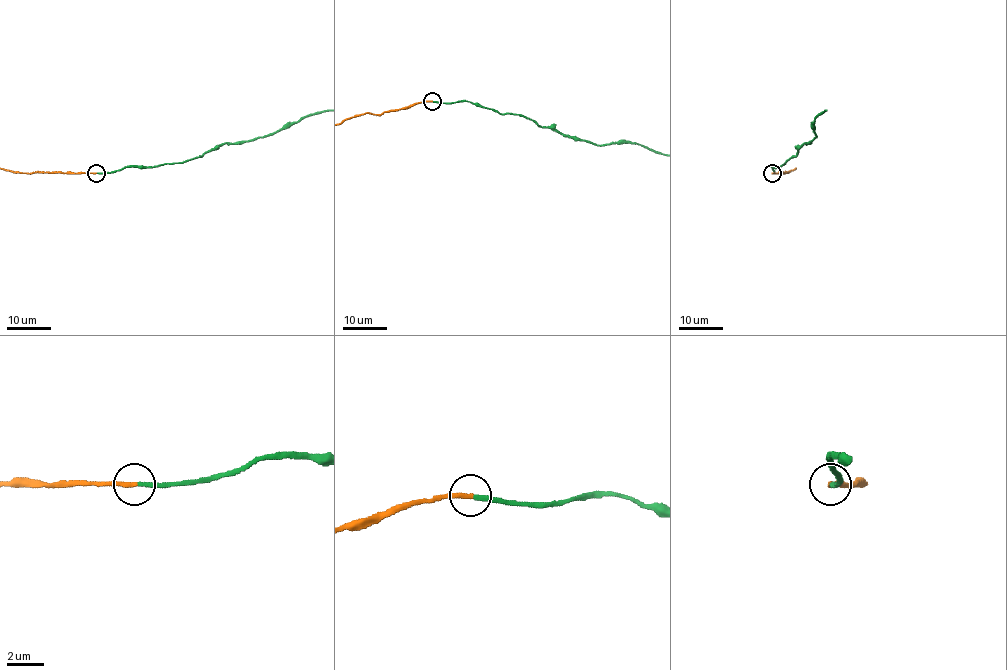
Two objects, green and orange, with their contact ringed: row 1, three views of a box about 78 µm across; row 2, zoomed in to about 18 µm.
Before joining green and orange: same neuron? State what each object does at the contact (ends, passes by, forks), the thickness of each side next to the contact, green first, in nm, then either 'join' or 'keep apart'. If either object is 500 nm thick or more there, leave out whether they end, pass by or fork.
green ends there; orange ends there; 240 nm thick on the green side, 240 nm on the other; join

